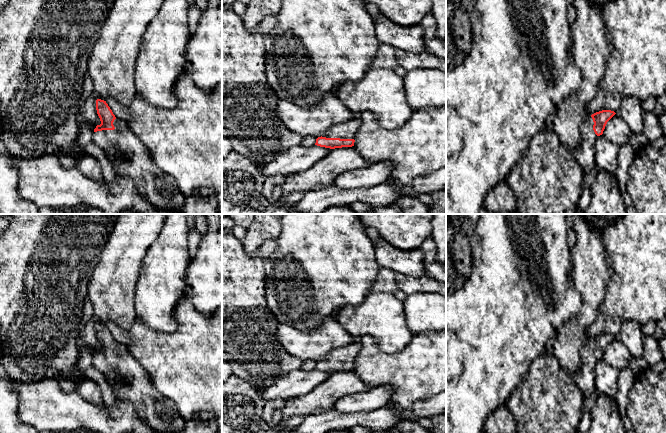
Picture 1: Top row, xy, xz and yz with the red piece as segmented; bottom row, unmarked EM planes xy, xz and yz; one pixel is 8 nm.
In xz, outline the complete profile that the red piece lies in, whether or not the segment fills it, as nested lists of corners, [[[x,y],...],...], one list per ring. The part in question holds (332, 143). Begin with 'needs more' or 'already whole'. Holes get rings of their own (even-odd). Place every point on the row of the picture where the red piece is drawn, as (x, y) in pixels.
needs more; [[[359,117],[334,125],[323,136],[316,139],[315,145],[330,149],[352,147],[360,125]]]

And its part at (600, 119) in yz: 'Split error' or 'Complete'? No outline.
Split error

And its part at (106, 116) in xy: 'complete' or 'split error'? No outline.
split error

